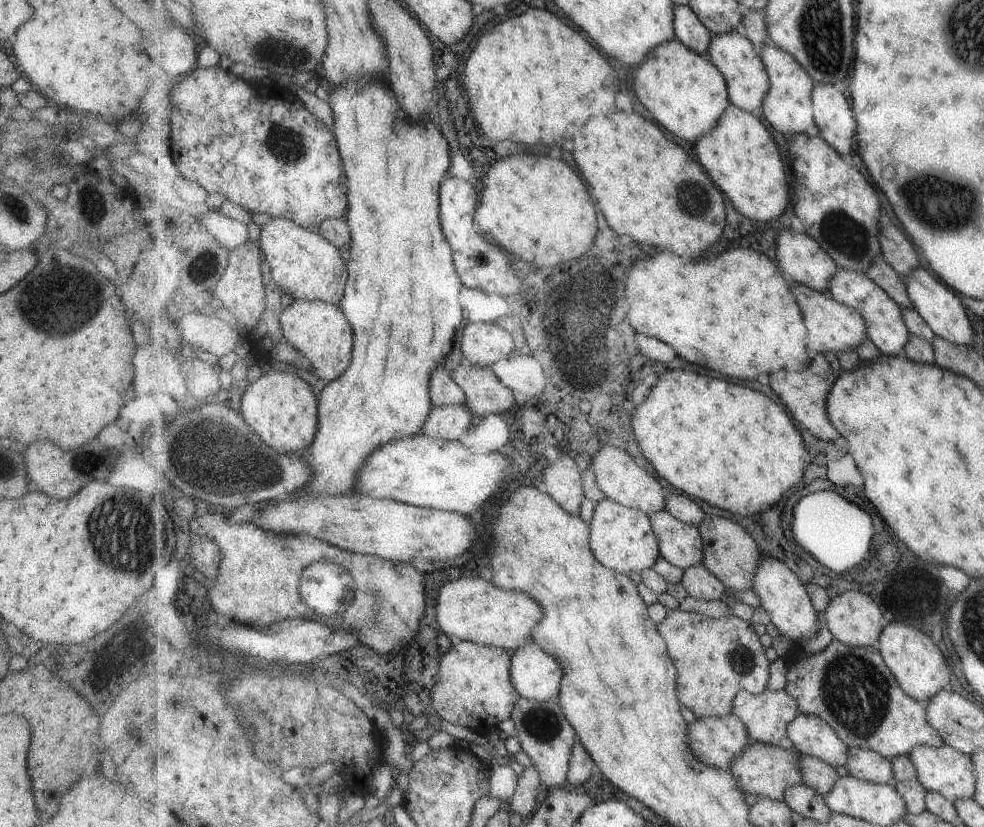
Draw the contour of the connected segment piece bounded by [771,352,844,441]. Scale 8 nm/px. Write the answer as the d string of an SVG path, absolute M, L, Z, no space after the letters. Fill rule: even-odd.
M834 352L818 353L803 370L795 372L781 370L771 374L771 386L777 392L777 396L785 402L789 412L795 416L799 427L806 428L821 440L832 441L841 434L829 418L828 398L833 385L843 371L843 366Z

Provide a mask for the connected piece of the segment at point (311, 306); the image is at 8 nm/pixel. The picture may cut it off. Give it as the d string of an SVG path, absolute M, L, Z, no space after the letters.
M294 300L281 315L282 327L286 339L297 347L311 362L311 370L317 374L319 380L327 384L327 380L339 378L349 366L351 366L351 354L353 354L353 328L349 320L345 318L343 310L339 306L320 300Z

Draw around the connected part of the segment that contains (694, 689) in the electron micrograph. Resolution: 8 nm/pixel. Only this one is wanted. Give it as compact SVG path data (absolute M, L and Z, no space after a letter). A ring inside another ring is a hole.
M676 608L667 610L657 628L661 628L669 646L669 656L673 656L681 672L681 704L697 718L730 715L739 692L758 695L768 689L771 662L750 620L735 615L709 618Z

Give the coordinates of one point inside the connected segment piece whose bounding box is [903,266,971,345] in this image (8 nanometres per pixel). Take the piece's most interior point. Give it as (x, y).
(935, 302)

